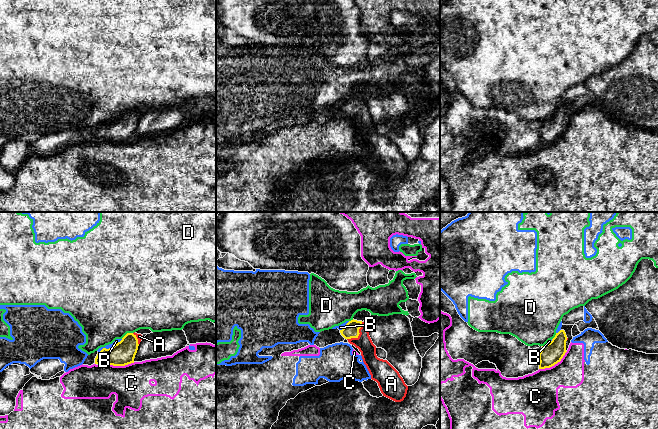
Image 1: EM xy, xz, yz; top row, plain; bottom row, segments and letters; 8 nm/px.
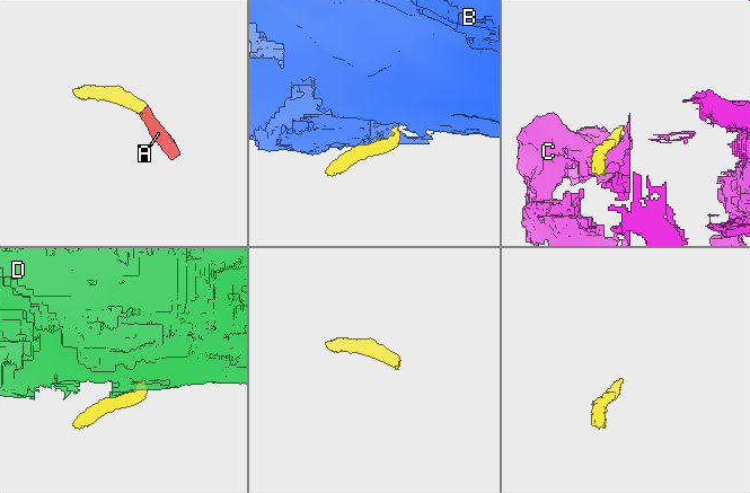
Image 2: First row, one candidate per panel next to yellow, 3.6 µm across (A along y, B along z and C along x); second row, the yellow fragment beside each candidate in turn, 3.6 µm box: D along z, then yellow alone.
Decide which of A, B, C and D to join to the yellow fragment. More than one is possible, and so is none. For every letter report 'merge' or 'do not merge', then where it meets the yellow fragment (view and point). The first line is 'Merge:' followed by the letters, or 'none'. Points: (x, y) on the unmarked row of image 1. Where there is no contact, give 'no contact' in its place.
Merge: A
A: merge | xz (359, 109)
B: do not merge | xy (111, 123)
C: do not merge | xy (117, 141)
D: do not merge | xy (127, 109)

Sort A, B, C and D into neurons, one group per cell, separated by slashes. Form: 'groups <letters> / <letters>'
groups A / B D / C

